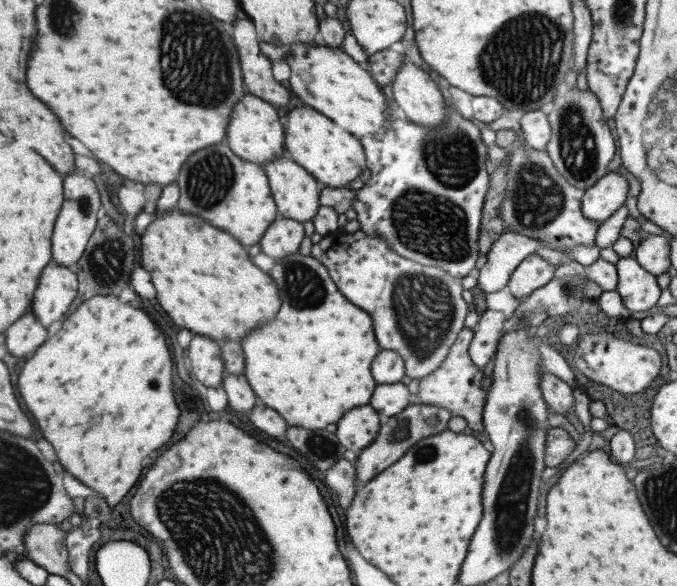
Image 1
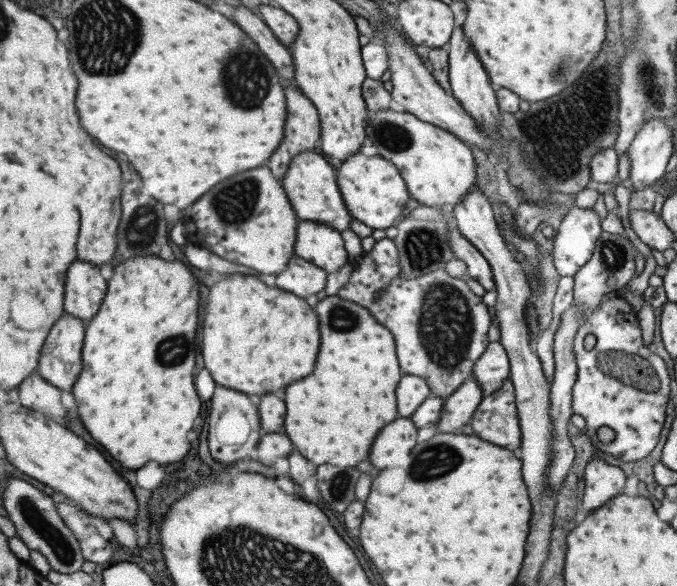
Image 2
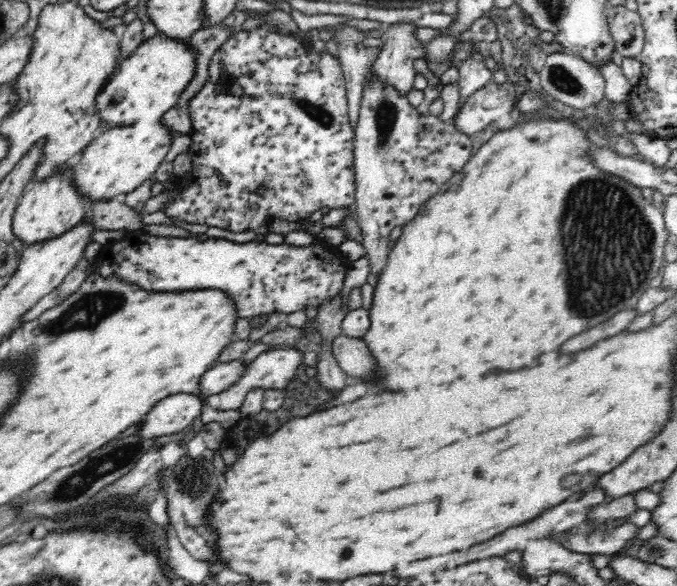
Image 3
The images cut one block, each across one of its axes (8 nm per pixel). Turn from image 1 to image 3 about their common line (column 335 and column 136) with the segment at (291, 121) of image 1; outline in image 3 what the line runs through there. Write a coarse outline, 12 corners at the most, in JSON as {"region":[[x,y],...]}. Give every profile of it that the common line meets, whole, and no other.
{"region":[[160,121],[108,129],[71,185],[90,205],[154,175],[171,143]]}

